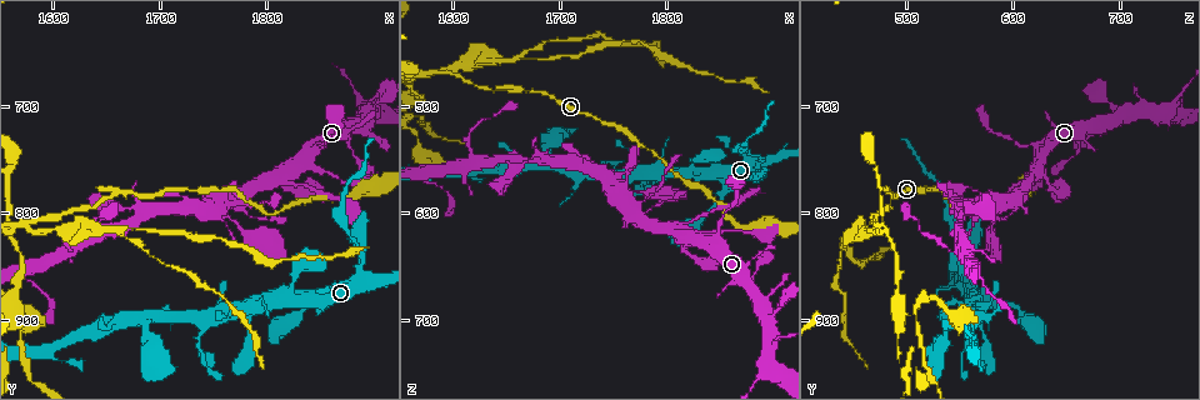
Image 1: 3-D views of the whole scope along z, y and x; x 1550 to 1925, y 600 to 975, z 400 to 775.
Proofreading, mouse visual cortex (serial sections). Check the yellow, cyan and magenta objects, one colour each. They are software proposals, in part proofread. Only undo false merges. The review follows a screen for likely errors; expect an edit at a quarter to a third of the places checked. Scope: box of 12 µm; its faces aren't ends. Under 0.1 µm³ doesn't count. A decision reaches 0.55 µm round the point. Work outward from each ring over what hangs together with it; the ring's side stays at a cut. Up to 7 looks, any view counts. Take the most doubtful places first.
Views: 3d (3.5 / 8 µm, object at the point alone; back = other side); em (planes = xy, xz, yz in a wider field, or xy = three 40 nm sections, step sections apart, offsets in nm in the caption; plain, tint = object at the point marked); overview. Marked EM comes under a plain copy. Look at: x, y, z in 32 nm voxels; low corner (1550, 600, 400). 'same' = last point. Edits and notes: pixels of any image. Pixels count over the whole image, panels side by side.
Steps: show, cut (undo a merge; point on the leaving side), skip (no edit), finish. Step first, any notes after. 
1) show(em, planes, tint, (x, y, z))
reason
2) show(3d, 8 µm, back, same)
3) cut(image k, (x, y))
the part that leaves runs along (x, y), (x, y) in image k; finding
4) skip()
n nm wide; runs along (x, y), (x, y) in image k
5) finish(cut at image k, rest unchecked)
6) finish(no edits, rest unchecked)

show(3d, 3.5 µm, (1578, 810, 472))
a fork

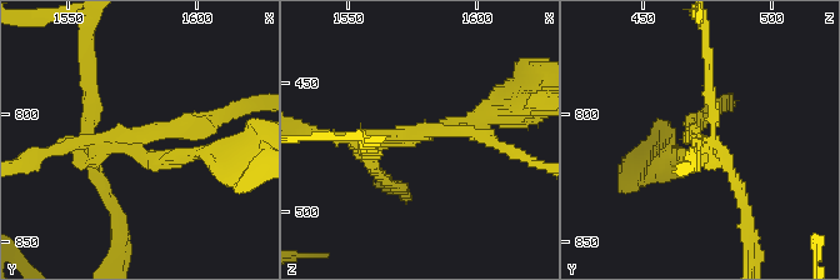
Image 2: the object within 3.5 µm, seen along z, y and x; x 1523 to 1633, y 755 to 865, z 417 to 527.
show(em, xy, step 2, tint, (1580, 809, 471))

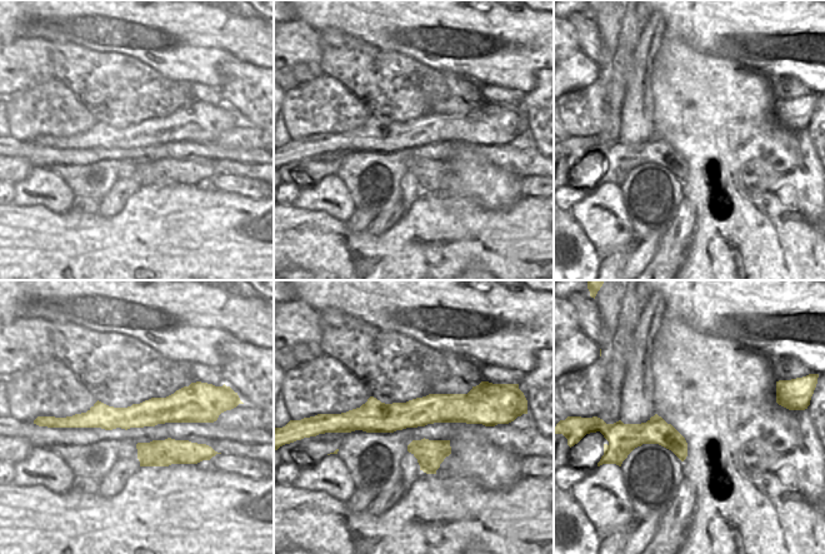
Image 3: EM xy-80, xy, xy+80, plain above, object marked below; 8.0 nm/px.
skip()
3 arms; runs along (479, 410), (361, 418), (349, 428) in image 3; continuous, no second cell

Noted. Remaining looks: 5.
show(3d, 3.5 µm, back, (1658, 814, 456))
three-way junction

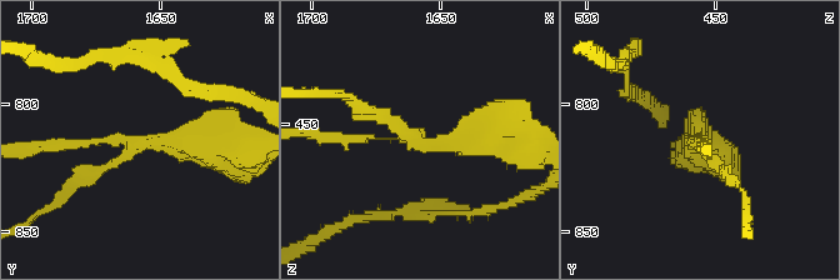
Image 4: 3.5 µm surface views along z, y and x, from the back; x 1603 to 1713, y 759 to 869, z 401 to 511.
show(em, planes, tint, (1658, 816, 457))
3 arms; arms of 100, 150, 300 nm; now the EM

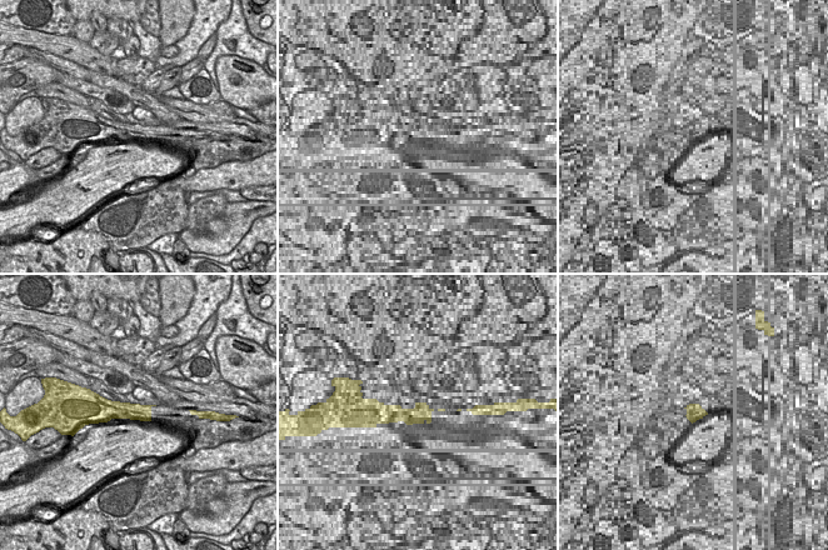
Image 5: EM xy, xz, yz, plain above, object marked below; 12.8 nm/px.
skip()
runs along (503, 141), (429, 145), (333, 135) in image 4; all the same cell

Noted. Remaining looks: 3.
show(em, xy, step 5, tint, (1894, 704, 704))
thin arm on a thick one

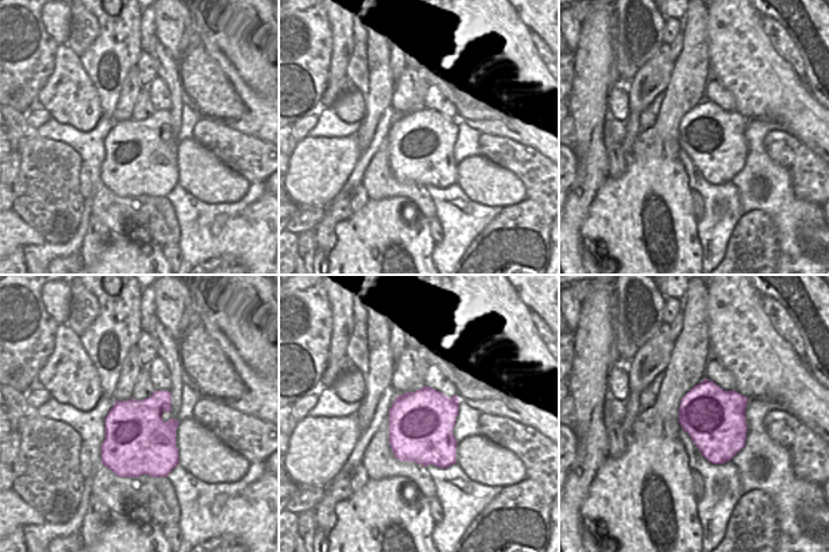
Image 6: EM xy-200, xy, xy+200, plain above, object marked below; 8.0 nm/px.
show(3d, 3.5 µm, same)
see where the arms go

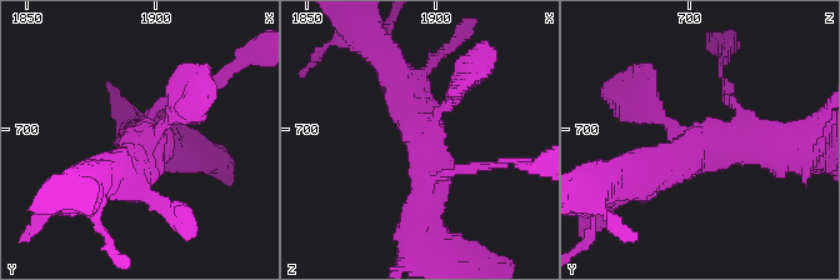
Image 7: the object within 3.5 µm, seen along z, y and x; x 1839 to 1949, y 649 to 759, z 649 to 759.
skip()
arms of 150, 200, 500, 500 nm; runs along (634, 175), (698, 144), (780, 144) in image 7; all the same cell

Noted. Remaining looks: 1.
finish(no edits, rest unchecked)

